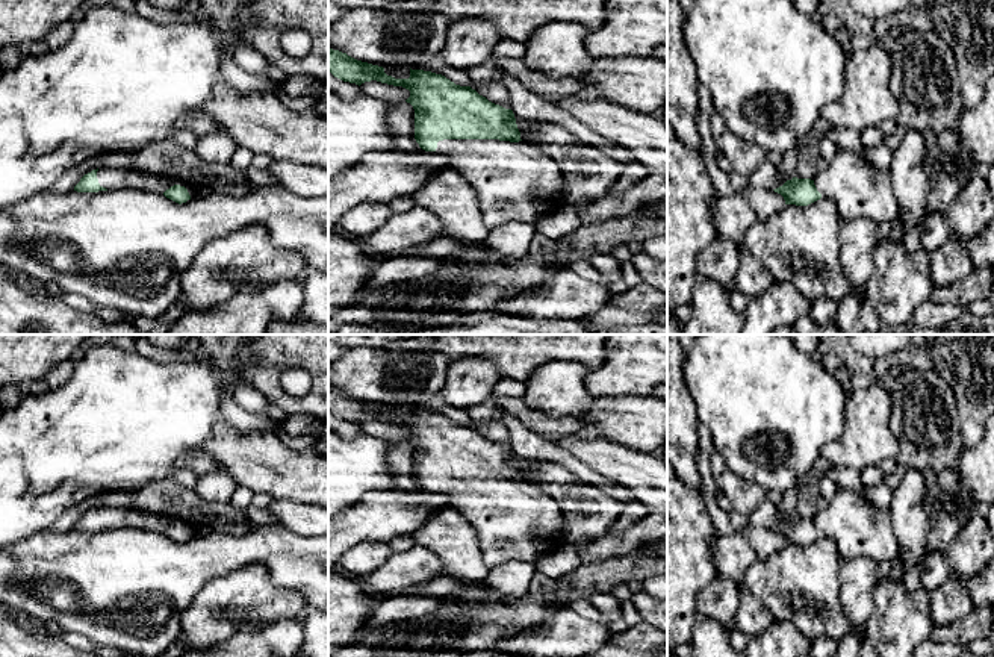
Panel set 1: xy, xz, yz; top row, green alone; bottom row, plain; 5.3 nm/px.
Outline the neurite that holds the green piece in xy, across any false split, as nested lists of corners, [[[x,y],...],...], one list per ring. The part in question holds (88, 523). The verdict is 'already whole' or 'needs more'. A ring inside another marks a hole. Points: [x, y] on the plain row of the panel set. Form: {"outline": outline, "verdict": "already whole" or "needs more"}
{"outline": [[[101,506],[85,513],[74,525],[77,531],[98,531],[120,527],[136,527],[150,531],[160,531],[166,537],[182,543],[200,536],[203,525],[163,513],[148,513],[135,507]]], "verdict": "needs more"}

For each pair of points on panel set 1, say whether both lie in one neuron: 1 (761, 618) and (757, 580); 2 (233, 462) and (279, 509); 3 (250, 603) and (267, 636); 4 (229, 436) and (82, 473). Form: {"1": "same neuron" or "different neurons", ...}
{"1": "different neurons", "2": "different neurons", "3": "different neurons", "4": "different neurons"}

